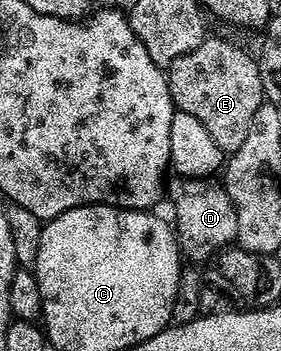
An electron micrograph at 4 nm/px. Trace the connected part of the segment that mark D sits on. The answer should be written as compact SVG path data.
M173 177L167 183L167 199L173 202L173 215L177 218L175 234L186 260L201 265L204 259L212 260L236 240L237 210L224 186L216 187L209 179Z

